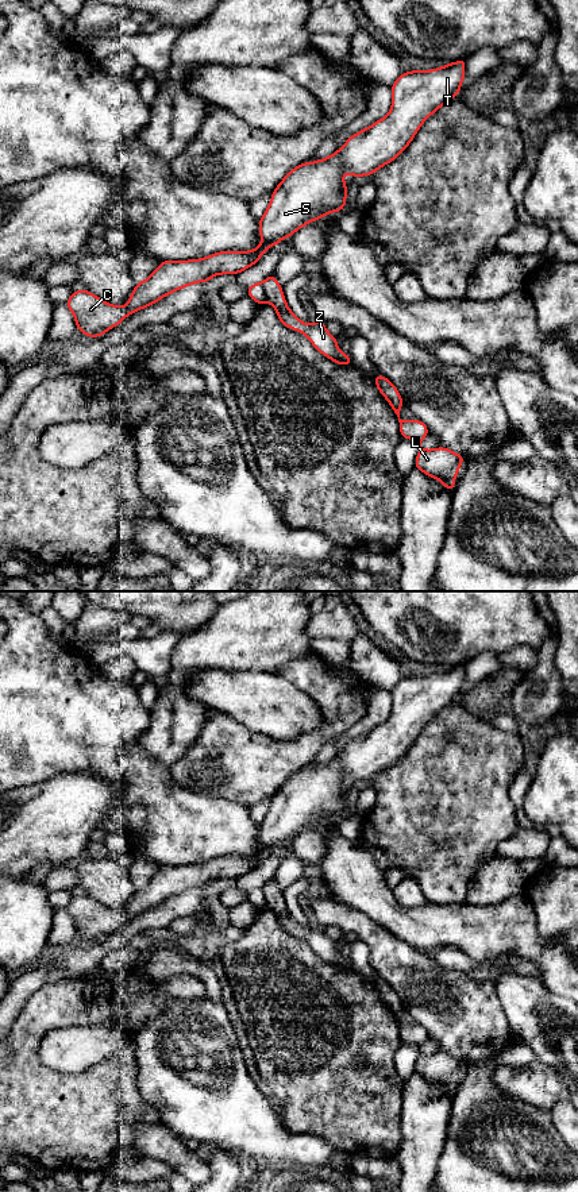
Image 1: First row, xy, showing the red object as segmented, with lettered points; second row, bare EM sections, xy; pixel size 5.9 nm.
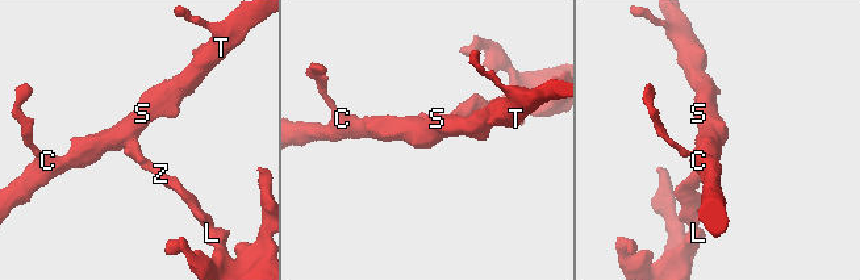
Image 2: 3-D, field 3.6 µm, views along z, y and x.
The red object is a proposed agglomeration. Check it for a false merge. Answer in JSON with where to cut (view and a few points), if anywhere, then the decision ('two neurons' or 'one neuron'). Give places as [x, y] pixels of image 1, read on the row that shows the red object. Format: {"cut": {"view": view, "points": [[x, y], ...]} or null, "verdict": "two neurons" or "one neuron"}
{"cut": {"view": "xy", "points": [[262, 284], [270, 301]]}, "verdict": "two neurons"}

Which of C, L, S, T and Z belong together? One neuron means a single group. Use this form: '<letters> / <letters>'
C S T / L Z

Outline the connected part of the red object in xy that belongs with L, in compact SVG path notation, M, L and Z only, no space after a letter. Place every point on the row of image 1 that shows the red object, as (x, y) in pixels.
M381 374L374 377L374 382L379 393L388 400L398 417L401 437L416 440L420 444L415 467L417 467L423 474L427 474L434 479L439 479L446 489L452 493L455 477L458 475L465 458L444 447L423 450L421 441L428 435L428 427L420 420L401 420L400 410L404 402L396 386Z

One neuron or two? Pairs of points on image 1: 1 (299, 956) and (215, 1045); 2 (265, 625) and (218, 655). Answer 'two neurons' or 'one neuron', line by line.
1: two neurons
2: one neuron

